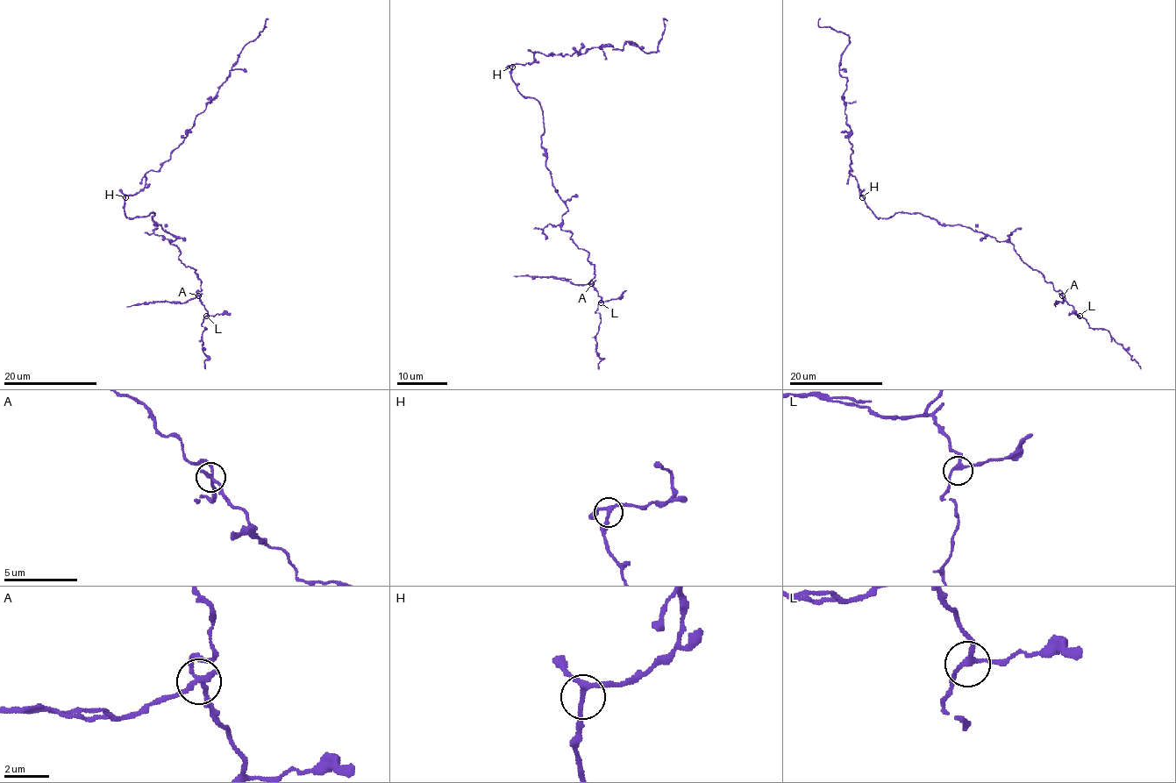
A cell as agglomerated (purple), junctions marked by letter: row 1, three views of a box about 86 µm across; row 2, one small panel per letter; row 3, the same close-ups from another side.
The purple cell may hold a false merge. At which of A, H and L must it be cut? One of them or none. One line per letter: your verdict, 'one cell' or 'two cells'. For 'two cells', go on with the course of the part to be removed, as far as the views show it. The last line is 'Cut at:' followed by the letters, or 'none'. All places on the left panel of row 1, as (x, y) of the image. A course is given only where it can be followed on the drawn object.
A: two cells; course (198, 295), (186, 302), (137, 303), (126, 307)
H: one cell
L: one cell
Cut at: A

